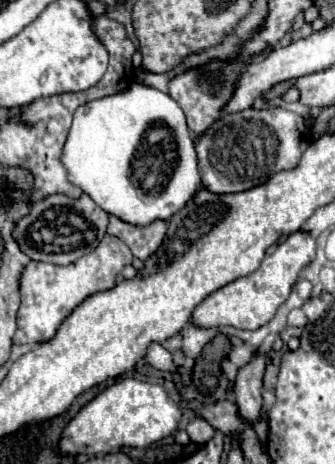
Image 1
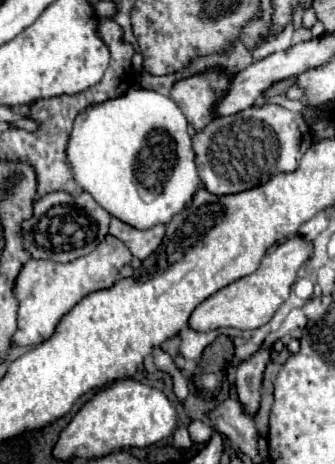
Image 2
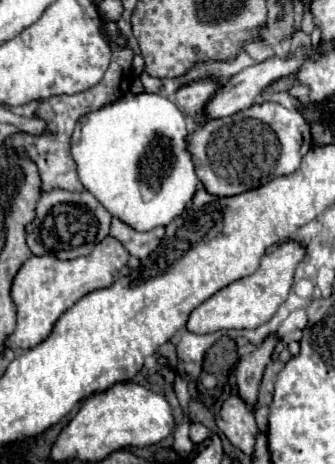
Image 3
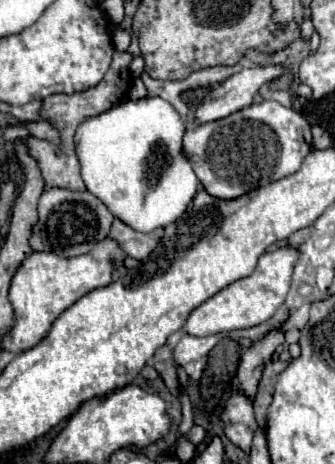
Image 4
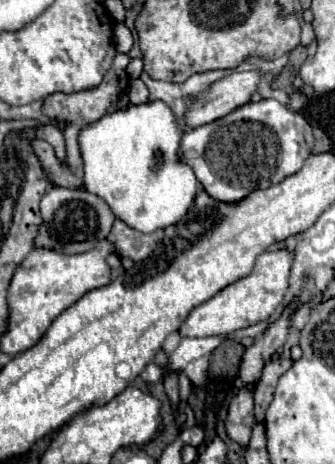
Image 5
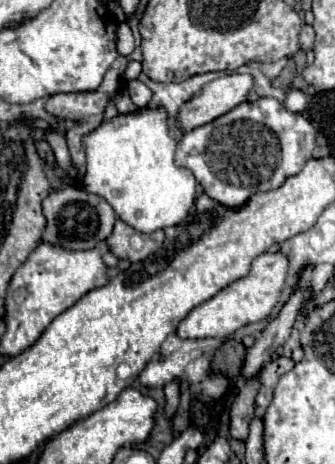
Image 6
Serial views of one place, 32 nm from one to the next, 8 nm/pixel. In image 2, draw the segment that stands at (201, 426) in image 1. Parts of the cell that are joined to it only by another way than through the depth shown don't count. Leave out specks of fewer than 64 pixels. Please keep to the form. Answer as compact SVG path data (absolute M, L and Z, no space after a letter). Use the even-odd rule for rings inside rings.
M190 422L188 432L190 432L192 442L196 442L196 444L202 444L212 436L212 428L208 428L204 422Z

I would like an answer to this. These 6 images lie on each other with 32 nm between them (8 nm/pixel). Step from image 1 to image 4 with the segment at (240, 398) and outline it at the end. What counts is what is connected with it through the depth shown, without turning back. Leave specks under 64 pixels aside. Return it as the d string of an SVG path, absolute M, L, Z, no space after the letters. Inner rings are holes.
M282 324L278 328L272 328L268 332L268 336L264 336L262 340L254 342L240 358L238 364L238 380L242 384L242 392L250 398L256 396L256 386L262 378L262 370L264 364L272 358L272 354L276 352L278 346L284 344L284 328Z

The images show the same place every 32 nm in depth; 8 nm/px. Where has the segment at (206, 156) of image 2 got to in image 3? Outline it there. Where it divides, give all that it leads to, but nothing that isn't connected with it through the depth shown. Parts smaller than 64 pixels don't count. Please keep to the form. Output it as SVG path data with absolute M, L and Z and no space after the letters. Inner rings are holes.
M262 102L246 108L244 112L236 112L228 118L210 120L192 134L188 134L188 152L192 152L192 160L196 164L196 174L204 188L214 196L238 196L240 192L248 192L252 188L268 184L276 176L286 176L300 168L300 160L312 148L310 126L298 110L288 110L276 102Z

